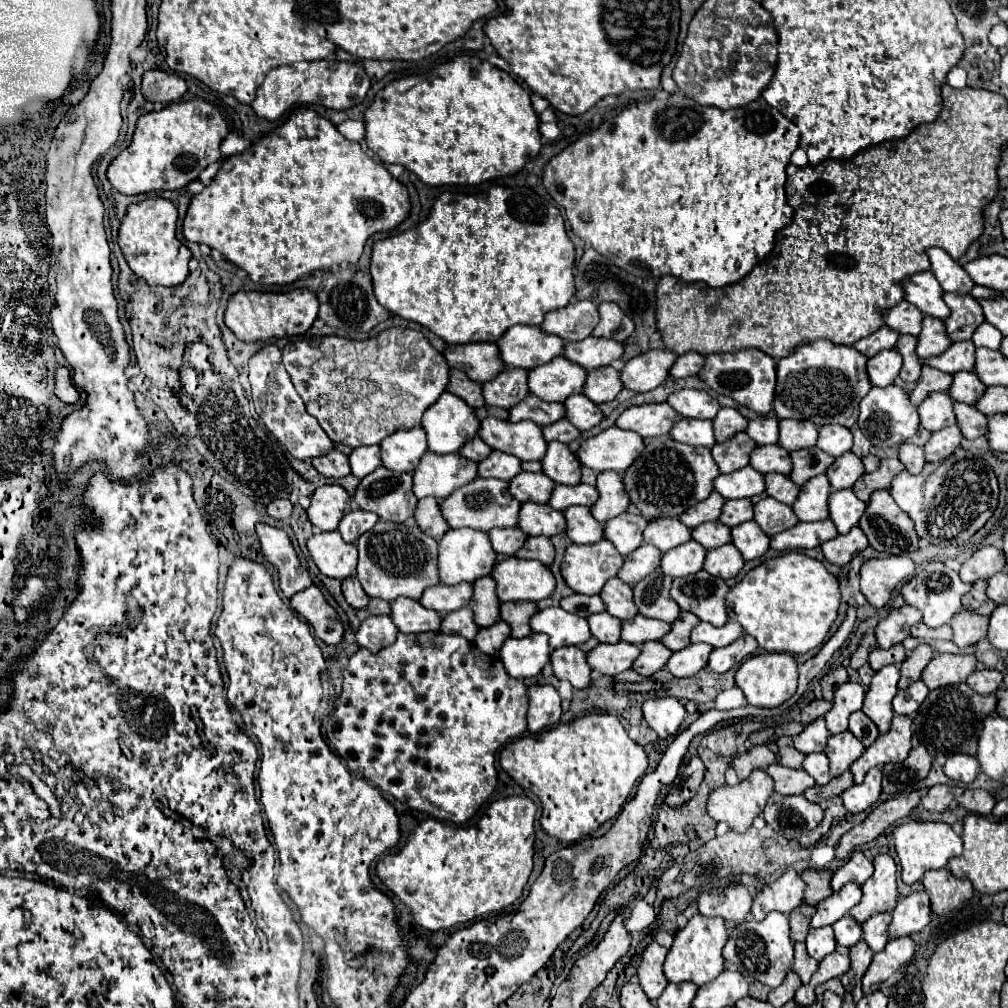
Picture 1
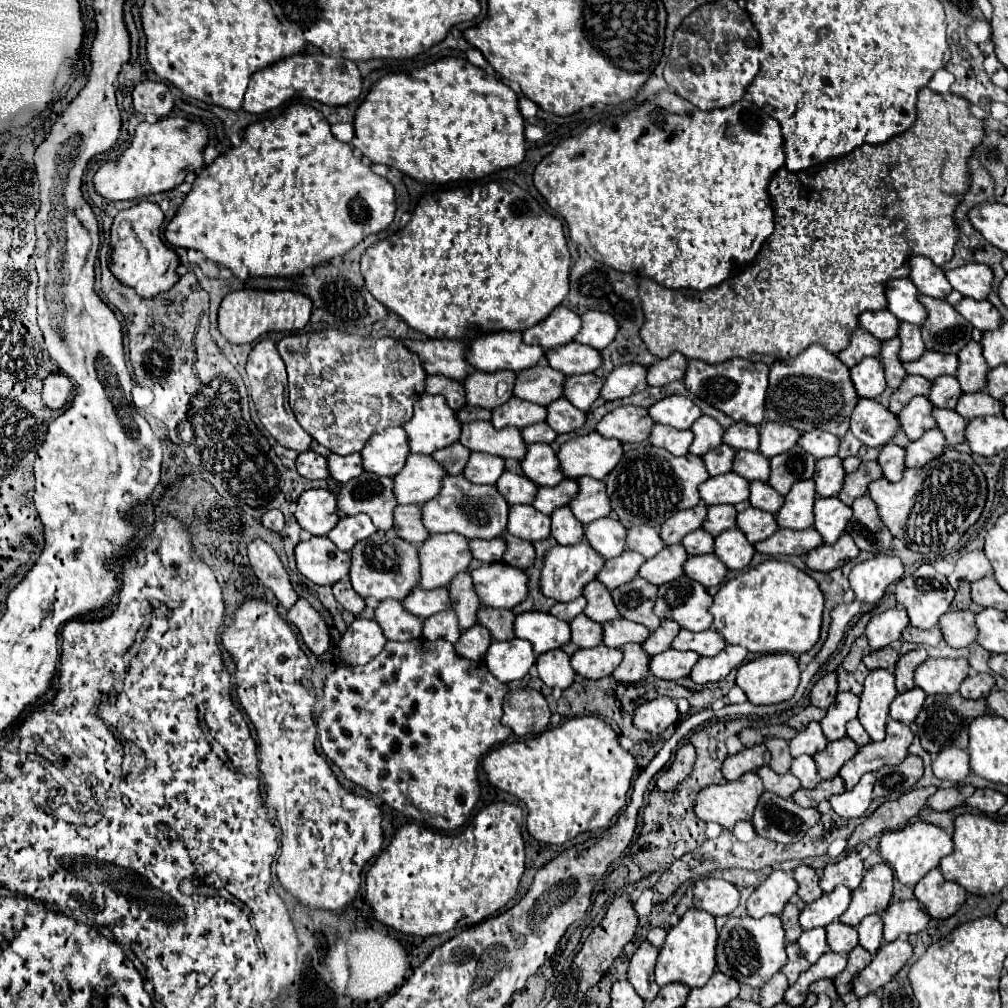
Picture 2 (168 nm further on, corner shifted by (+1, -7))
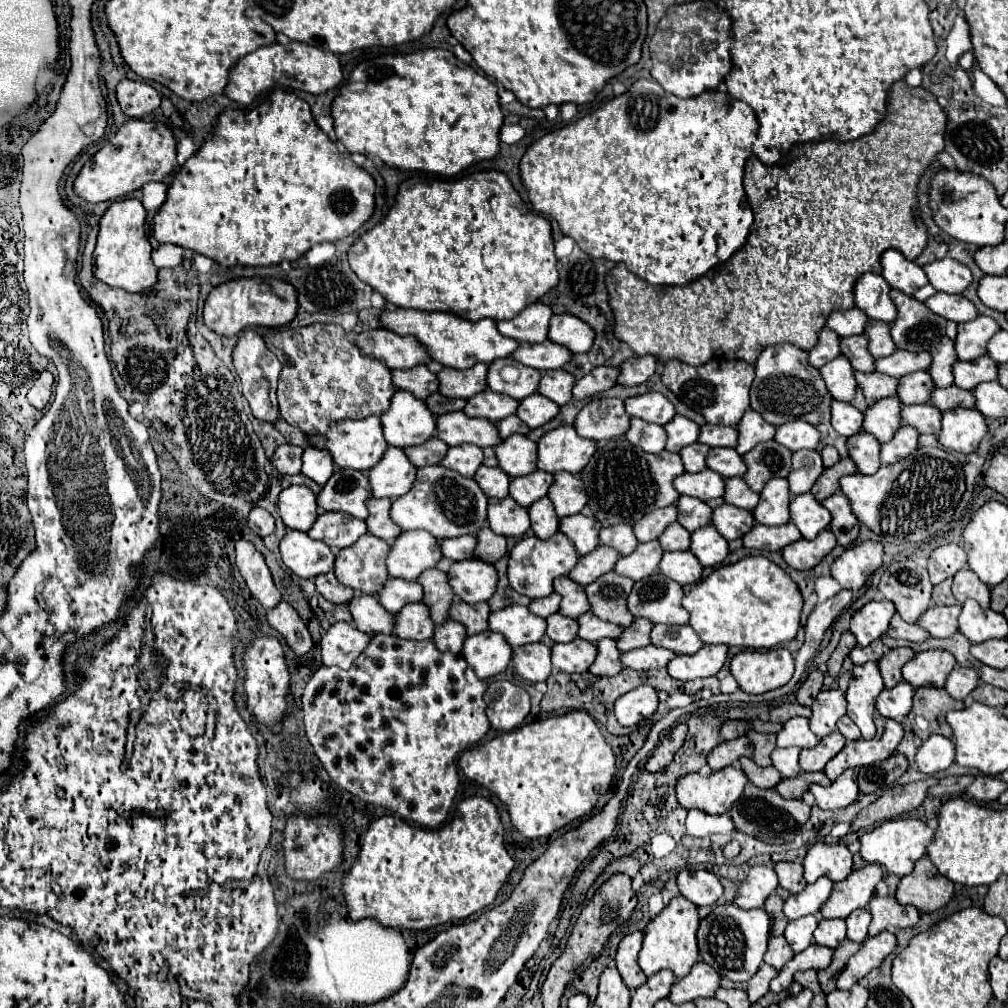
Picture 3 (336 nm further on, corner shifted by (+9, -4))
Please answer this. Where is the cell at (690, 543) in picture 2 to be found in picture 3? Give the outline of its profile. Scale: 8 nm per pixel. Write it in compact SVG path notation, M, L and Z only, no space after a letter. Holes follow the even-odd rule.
M672 523L658 537L658 543L664 551L686 551L690 547L690 533L680 523Z

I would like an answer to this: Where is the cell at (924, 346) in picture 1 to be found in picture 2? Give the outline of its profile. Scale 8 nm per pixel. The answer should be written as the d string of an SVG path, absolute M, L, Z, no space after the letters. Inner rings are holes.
M902 322L898 336L900 336L900 340L902 340L902 350L900 350L900 354L902 354L902 360L904 360L904 362L918 360L918 358L926 352L926 346L924 346L924 340L922 340L922 328L920 328L920 326Z

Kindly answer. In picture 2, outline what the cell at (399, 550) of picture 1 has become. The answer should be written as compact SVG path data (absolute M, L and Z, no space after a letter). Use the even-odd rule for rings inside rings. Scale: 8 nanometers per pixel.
M394 530L392 532L376 532L366 540L360 540L352 548L352 568L350 582L354 590L362 598L376 598L378 602L386 598L404 600L416 586L420 578L420 556L418 548L406 540L402 540Z

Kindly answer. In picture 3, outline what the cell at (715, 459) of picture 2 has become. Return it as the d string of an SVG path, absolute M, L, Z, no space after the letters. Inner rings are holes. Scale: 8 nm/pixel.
M690 443L690 445L682 447L680 457L682 457L684 469L688 473L704 471L706 469L706 455L708 455L708 451L710 451L710 447L706 447L702 443Z

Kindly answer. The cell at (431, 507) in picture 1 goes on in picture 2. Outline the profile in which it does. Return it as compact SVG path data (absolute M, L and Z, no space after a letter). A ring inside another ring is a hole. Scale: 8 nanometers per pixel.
M416 504L398 506L394 510L394 528L398 526L400 538L406 538L414 546L422 546L426 538L430 536L426 526L422 524L422 508Z

